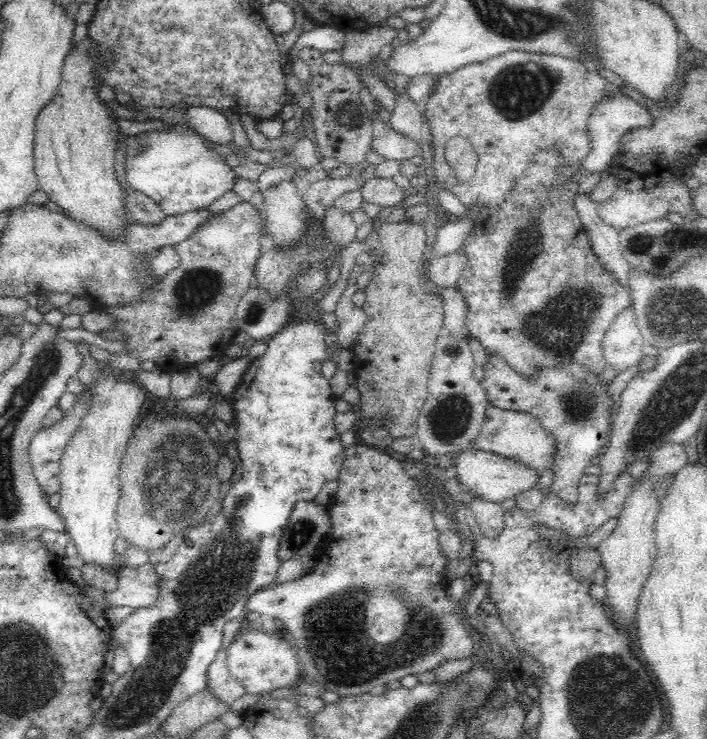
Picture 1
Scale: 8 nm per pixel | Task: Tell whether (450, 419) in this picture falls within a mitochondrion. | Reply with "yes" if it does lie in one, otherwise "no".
yes

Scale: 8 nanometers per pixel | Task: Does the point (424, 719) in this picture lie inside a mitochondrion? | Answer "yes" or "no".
yes

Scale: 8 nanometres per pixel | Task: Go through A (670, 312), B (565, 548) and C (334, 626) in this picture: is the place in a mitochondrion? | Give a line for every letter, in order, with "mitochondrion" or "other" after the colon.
A: mitochondrion
B: other
C: mitochondrion

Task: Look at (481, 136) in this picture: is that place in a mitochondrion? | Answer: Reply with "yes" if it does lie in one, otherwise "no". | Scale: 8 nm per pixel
no

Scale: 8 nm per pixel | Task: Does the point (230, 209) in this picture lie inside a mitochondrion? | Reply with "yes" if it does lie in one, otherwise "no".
no

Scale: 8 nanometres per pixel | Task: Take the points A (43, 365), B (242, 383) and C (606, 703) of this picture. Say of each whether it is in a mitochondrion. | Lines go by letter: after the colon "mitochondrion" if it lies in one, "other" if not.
A: mitochondrion
B: other
C: mitochondrion

